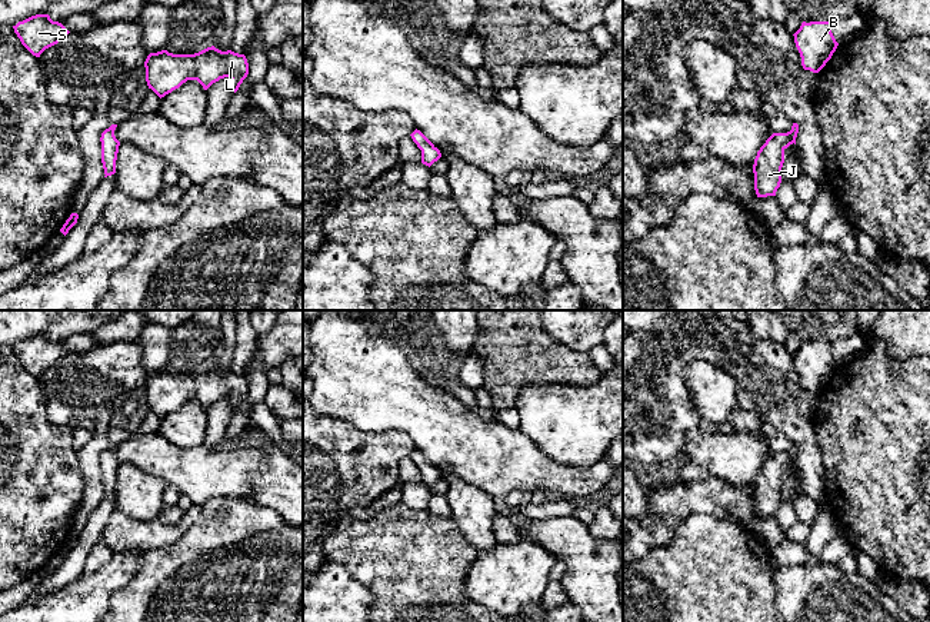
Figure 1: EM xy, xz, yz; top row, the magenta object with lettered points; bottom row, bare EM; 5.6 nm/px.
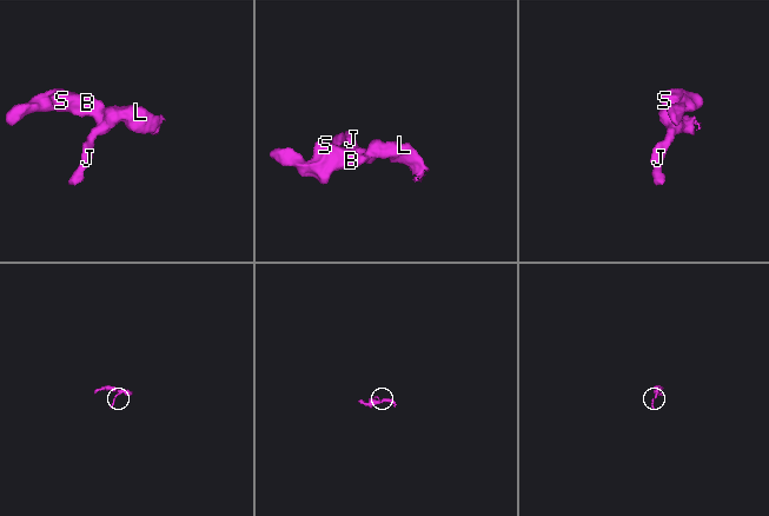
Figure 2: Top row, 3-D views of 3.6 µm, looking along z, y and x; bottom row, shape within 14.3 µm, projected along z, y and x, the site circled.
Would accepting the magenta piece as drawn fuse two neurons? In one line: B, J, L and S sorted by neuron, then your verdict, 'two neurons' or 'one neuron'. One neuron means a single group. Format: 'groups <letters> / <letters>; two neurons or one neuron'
groups B J L S; one neuron

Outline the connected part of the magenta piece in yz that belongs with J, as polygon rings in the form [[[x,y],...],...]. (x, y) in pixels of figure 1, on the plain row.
[[[793,443],[787,453],[773,453],[757,472],[753,485],[754,510],[757,518],[776,516],[781,503],[784,470],[796,465],[799,445]]]

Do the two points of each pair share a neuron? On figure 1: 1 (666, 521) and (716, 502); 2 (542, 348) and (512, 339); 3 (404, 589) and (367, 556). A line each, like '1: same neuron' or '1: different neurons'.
1: same neuron
2: same neuron
3: same neuron

